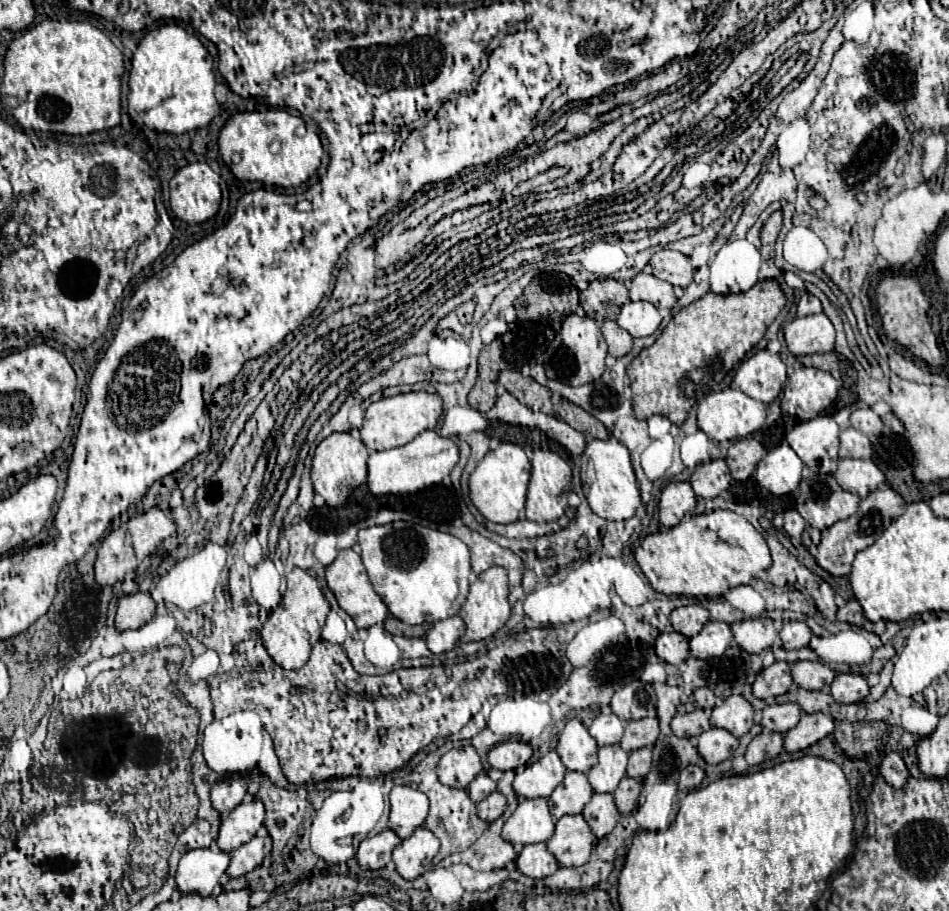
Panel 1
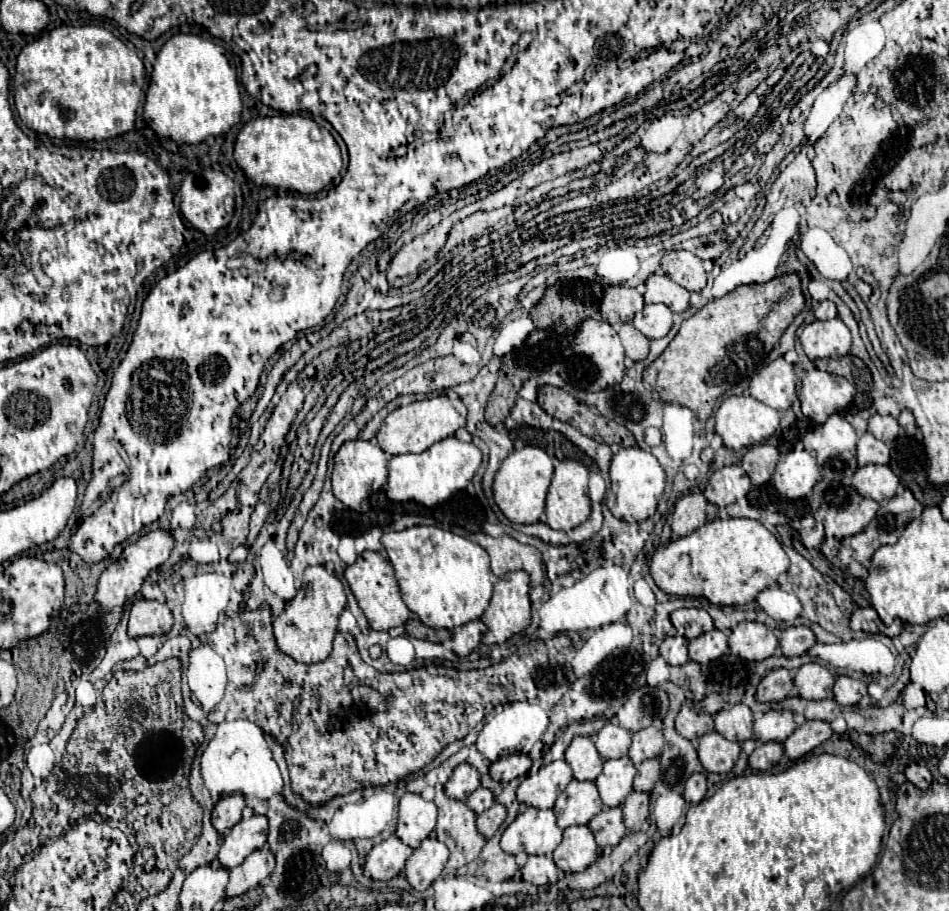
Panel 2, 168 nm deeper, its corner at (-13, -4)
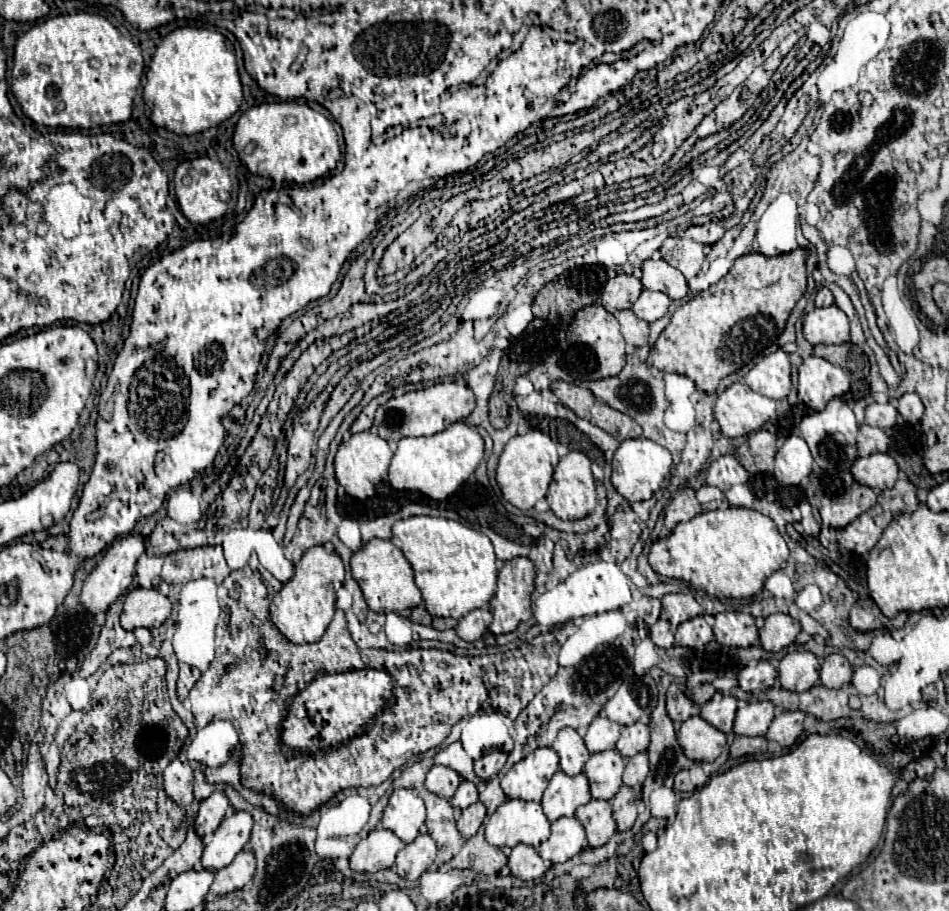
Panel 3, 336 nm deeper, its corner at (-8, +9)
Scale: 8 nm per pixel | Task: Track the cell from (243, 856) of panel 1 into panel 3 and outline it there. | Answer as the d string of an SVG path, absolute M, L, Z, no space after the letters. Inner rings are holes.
M242 850L236 854L236 858L216 872L214 884L210 886L212 894L228 894L238 888L244 888L256 870L256 856L252 850Z

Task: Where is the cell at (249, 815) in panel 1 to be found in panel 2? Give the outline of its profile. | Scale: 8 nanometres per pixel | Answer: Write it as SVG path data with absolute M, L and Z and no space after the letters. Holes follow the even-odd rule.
M253 815L239 821L225 837L219 849L219 865L223 869L233 869L245 861L255 849L263 847L267 841L267 817Z

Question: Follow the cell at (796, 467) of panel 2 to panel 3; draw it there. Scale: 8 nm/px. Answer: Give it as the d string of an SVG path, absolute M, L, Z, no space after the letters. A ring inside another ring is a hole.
M792 434L776 452L774 476L783 486L799 486L806 489L809 484L809 474L812 472L812 456L808 444Z

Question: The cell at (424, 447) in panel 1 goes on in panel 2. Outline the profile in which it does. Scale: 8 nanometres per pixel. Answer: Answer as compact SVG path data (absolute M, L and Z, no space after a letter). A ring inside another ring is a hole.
M447 437L435 445L431 445L423 453L395 455L389 461L389 481L387 481L387 497L391 501L415 501L425 507L435 507L447 501L457 491L463 491L477 469L481 467L481 451L473 443L459 441L455 437Z

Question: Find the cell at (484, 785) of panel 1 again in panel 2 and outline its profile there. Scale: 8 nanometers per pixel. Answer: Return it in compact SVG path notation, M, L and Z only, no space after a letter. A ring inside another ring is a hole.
M483 787L475 789L475 793L471 793L471 797L467 799L467 807L473 809L477 815L483 813L485 809L489 809L493 803L495 803L493 793L489 789L483 789Z

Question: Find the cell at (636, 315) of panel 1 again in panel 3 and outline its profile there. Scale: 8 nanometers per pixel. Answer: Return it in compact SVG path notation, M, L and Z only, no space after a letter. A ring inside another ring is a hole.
M642 290L640 298L634 302L632 312L646 322L656 322L668 312L670 298L662 292L652 292L652 290Z

